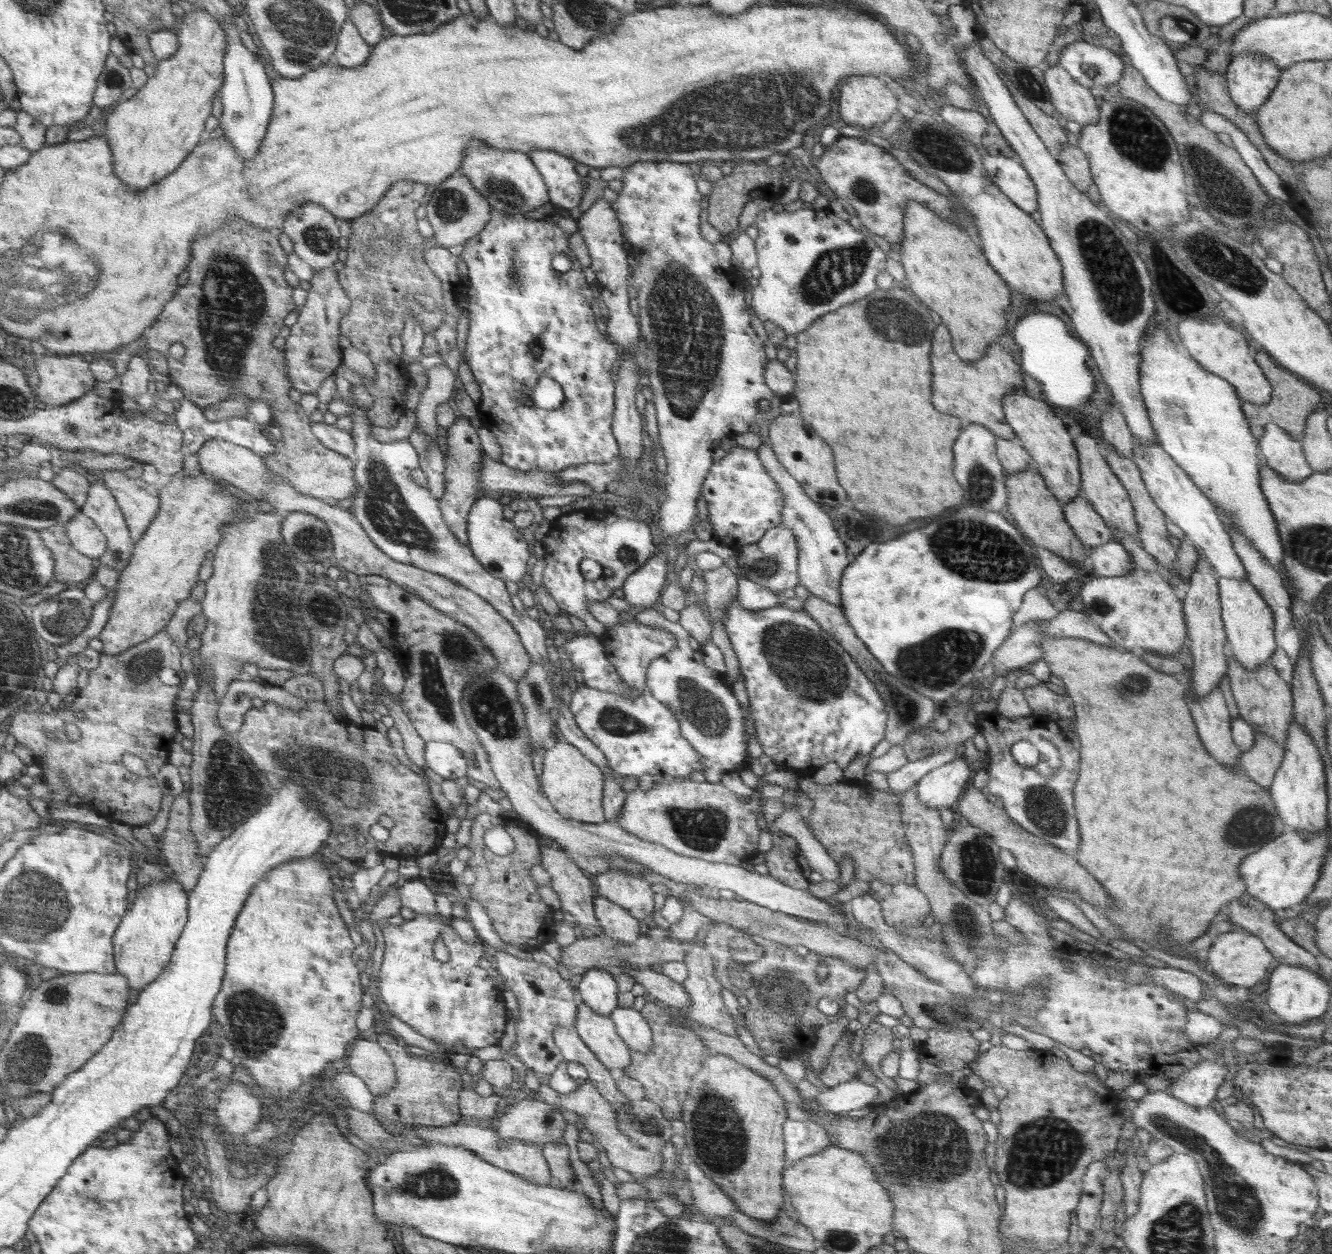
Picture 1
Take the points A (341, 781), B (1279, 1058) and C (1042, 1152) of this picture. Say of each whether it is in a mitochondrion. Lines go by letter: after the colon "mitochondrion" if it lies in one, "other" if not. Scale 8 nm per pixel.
A: mitochondrion
B: other
C: mitochondrion

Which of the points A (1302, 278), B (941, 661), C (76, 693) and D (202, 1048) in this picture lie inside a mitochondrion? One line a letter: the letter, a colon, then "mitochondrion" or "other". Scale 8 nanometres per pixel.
A: other
B: mitochondrion
C: other
D: other

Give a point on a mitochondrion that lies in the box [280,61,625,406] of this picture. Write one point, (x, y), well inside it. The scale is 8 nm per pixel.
(451, 206)

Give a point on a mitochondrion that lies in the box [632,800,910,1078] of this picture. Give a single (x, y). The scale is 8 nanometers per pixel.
(786, 997)

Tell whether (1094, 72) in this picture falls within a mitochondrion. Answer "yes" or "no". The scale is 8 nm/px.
yes

